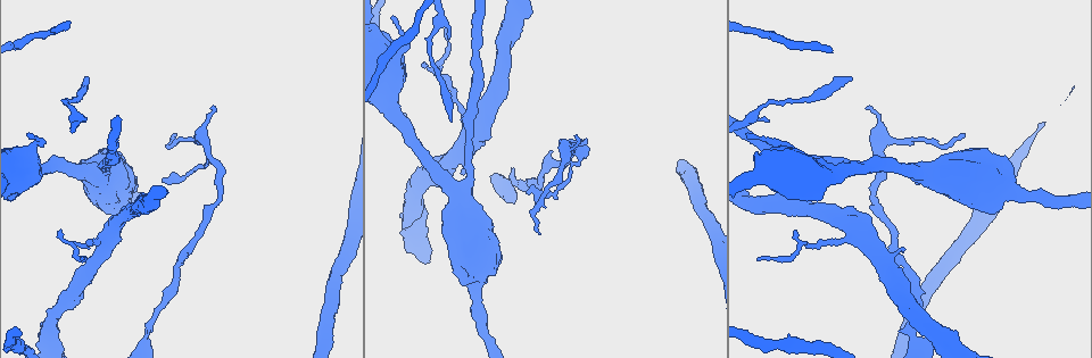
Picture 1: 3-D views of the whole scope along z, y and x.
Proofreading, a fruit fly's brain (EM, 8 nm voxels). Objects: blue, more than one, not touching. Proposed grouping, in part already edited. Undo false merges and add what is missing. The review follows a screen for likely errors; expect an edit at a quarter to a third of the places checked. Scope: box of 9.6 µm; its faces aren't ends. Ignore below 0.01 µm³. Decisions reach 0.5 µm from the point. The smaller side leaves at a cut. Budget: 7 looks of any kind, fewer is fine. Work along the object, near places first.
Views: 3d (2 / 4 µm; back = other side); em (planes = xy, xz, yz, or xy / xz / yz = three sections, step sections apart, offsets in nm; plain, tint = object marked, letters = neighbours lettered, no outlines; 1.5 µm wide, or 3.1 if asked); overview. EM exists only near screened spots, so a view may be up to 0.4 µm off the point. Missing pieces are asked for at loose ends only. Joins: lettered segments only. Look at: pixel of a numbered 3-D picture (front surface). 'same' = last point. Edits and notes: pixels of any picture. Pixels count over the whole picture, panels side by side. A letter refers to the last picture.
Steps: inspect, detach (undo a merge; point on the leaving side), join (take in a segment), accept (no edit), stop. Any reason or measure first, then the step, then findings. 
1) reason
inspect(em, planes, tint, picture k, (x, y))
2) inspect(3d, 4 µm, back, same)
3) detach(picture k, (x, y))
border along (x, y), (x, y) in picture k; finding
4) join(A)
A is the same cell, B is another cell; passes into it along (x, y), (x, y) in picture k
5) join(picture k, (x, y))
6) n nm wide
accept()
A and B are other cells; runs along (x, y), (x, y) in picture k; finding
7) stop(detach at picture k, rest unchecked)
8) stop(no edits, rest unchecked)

tapers out
inspect(em, yz, step 4, tint, picture 1, (60, 231))

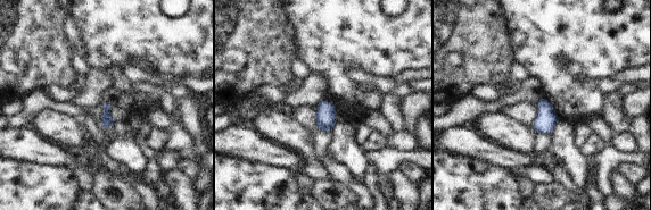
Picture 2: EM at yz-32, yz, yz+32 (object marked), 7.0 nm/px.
another direction
inspect(em, planes, tint, same)

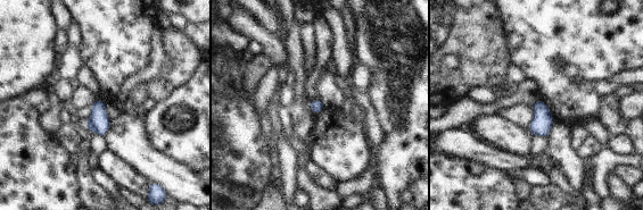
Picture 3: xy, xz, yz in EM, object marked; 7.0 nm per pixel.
inspect(em, planes, letters, same)

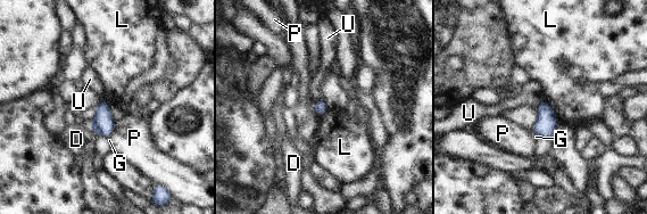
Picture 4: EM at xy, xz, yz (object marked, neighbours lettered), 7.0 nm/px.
accept()
D, G, L, P and U are other cells; border along (544, 99), (558, 120) in picture 4; none of them fits

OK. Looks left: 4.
branch stops here
inspect(em, 3.1 µm, planes, letters, picture 1, (394, 18))

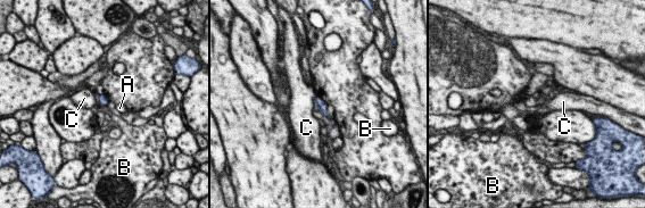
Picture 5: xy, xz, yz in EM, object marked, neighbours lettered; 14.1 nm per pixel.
130 nm wide
accept()
A, B and C are other cells; border along (315, 96), (315, 106), (317, 108) in picture 5; none of them fits

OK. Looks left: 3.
inspect(3d, 2 µm, picture 1, (538, 232))

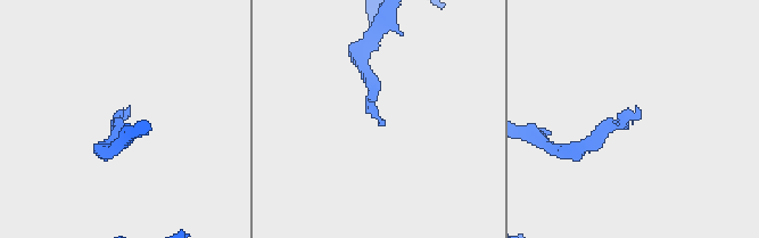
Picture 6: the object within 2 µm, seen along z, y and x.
shape alone is not enough
inspect(em, yz, step 8, letters, picture 6, (129, 111))

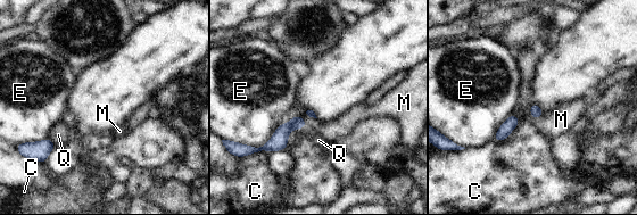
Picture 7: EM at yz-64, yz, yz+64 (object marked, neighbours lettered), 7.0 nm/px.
cut it another way
inspect(em, planes, letters, same)

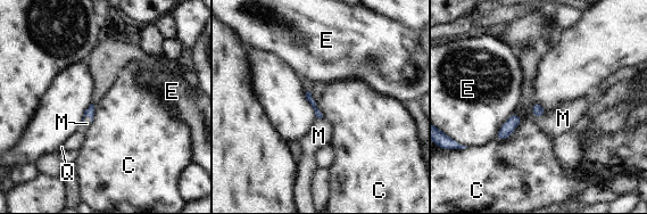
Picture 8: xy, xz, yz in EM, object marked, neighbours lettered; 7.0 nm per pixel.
join(M)
M is the same cell, C, E and Q are other cells; passes into it along (89, 112), (84, 116), (86, 123) in picture 8; the cell continues

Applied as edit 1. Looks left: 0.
stop(join at picture 8, rest unchecked)

